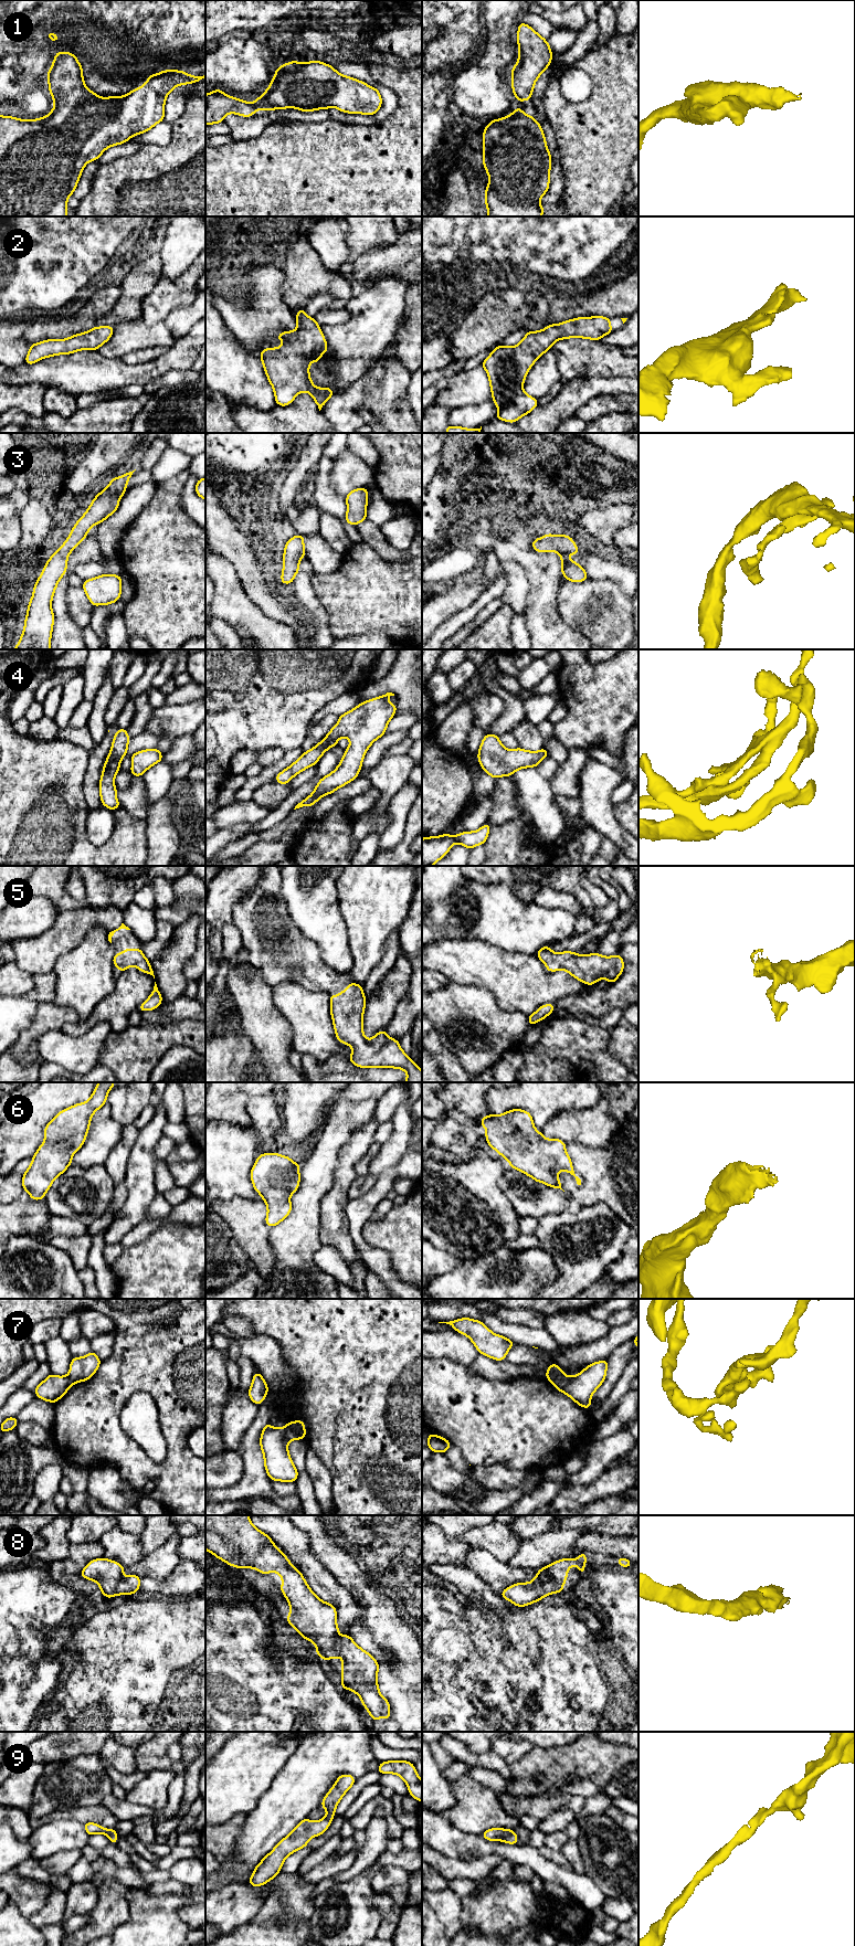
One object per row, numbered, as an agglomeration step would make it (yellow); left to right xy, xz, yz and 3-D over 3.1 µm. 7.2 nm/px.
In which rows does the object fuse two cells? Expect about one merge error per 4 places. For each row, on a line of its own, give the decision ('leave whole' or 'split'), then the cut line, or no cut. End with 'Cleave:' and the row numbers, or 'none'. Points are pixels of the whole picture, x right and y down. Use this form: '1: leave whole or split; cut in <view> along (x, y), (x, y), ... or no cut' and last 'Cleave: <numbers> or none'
1: leave whole; no cut
2: leave whole; no cut
3: leave whole; no cut
4: leave whole; no cut
5: leave whole; no cut
6: leave whole; no cut
7: split; cut in yz along (563, 1374), (550, 1381)
8: leave whole; no cut
9: leave whole; no cut
Cleave: 7

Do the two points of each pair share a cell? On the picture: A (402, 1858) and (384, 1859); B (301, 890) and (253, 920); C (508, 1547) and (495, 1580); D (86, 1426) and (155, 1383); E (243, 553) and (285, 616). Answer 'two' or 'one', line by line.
A: one
B: two
C: two
D: one
E: one

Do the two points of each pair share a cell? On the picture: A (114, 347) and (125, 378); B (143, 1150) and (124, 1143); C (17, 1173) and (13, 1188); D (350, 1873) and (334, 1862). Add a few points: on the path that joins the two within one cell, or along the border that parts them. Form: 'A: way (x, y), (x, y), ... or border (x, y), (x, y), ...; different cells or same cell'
A: border (97, 350), (105, 356), (120, 358); different cells
B: border (140, 1130), (129, 1154), (126, 1172); different cells
C: way (14, 1176), (13, 1185); same cell
D: border (358, 1850), (355, 1861), (345, 1870), (333, 1875); different cells

